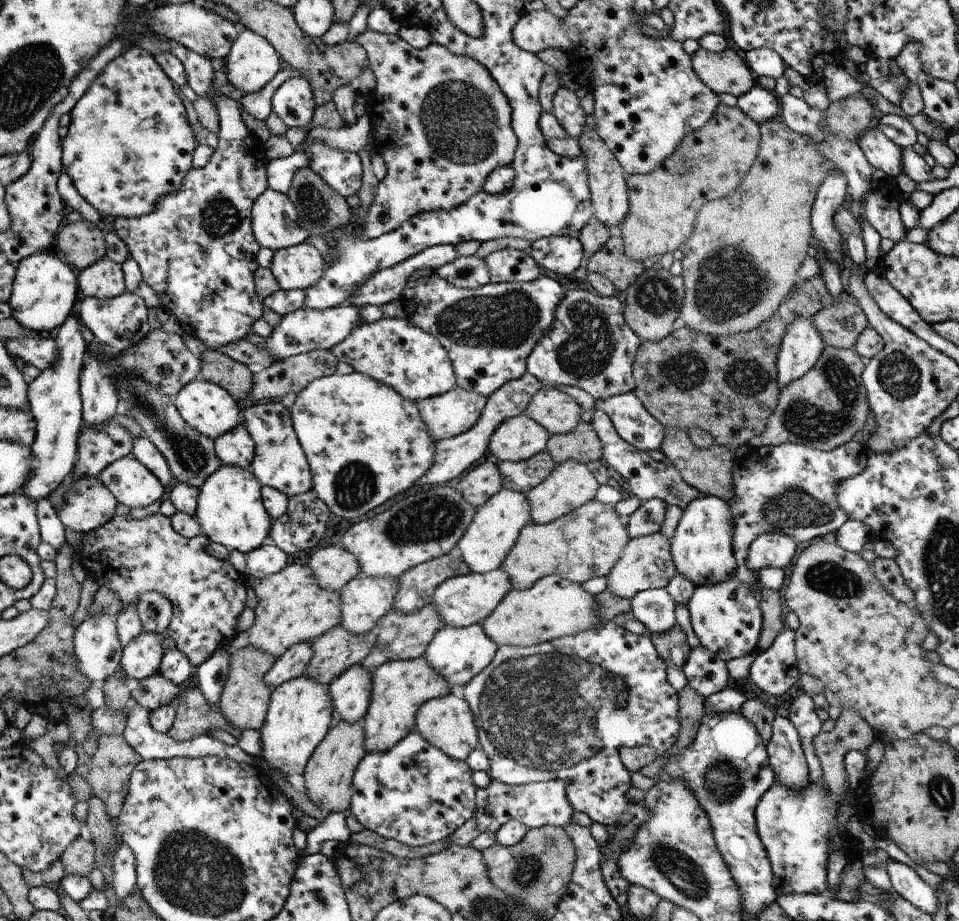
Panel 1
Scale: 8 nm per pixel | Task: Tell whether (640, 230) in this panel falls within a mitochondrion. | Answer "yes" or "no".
no

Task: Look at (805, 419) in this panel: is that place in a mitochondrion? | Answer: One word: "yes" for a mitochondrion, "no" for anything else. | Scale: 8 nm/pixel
yes

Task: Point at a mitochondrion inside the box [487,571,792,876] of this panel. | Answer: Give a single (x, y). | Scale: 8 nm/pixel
(723, 781)

